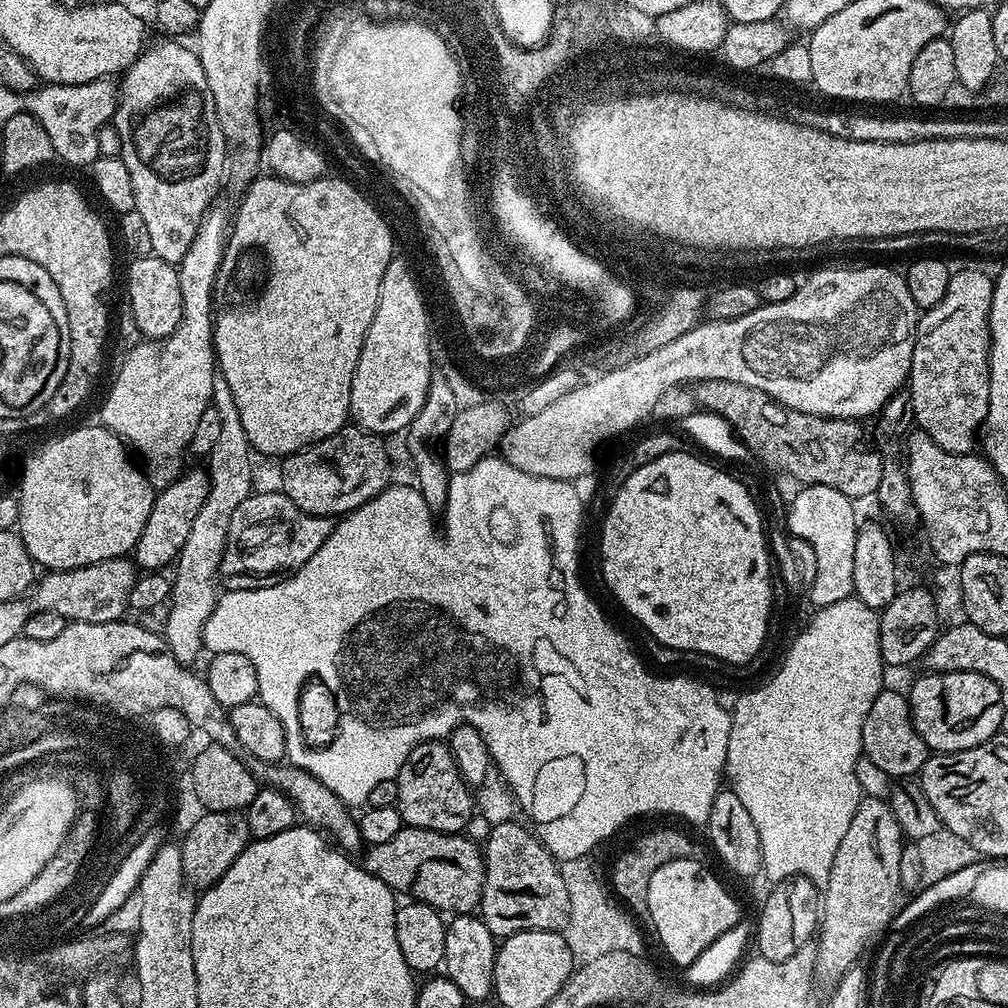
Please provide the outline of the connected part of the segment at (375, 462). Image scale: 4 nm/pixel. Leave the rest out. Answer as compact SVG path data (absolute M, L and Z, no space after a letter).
M345 425L334 435L283 457L280 490L304 513L329 518L348 515L391 483L390 458L383 440L359 425Z

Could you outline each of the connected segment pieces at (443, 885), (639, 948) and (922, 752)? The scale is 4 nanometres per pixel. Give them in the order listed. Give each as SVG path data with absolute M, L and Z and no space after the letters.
M402 826L398 834L394 834L394 838L381 844L373 844L367 851L364 860L362 859L362 866L370 874L374 874L374 878L386 882L386 886L401 897L429 904L441 914L472 914L479 909L484 885L484 857L481 845L469 840L466 835Z
M588 853L582 858L563 861L560 873L566 882L567 893L570 894L570 918L562 930L562 935L573 959L577 963L594 961L612 952L634 953L638 957L645 955L646 944L637 926L630 920L629 913L619 905L611 904L608 900L608 888L602 872L600 862L595 853Z
M881 690L878 698L874 698L870 714L866 714L866 722L862 722L863 755L878 771L885 772L888 776L915 777L921 766L928 761L930 750L912 724L907 695L903 691L888 691Z

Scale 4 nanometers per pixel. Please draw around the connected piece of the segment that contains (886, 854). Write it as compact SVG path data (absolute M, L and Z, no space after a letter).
M868 795L860 799L858 810L854 810L854 818L850 818L850 826L838 846L838 854L834 854L834 866L830 866L830 874L822 888L822 915L818 921L816 971L823 979L825 976L829 982L839 980L847 968L853 967L859 961L856 959L863 954L868 939L883 924L888 926L893 923L893 915L898 908L896 892L901 891L900 863L905 843L904 831L898 826L898 818L894 818L892 805L887 799L879 800L876 796Z

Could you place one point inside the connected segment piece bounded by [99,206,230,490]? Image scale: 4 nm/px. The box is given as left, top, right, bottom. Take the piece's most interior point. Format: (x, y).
(164, 386)

